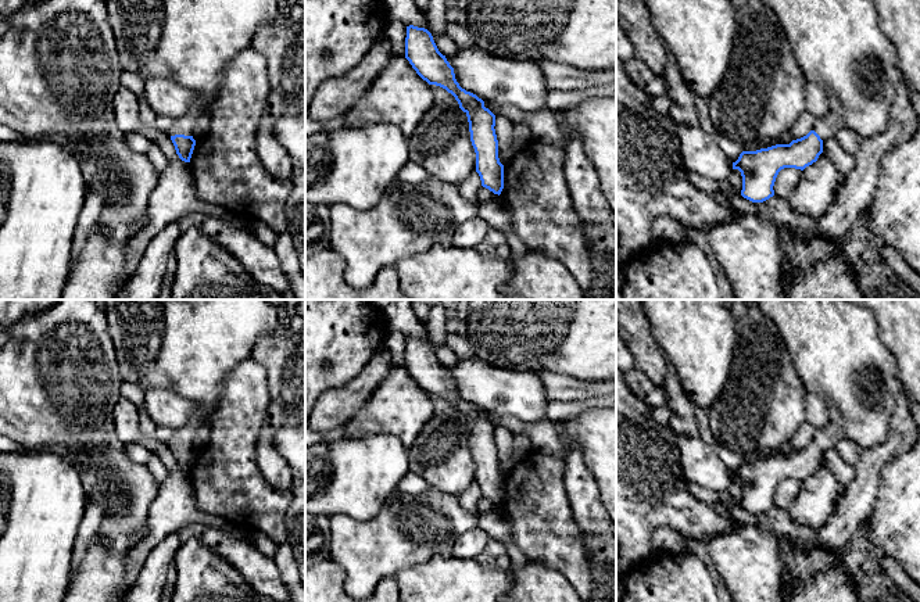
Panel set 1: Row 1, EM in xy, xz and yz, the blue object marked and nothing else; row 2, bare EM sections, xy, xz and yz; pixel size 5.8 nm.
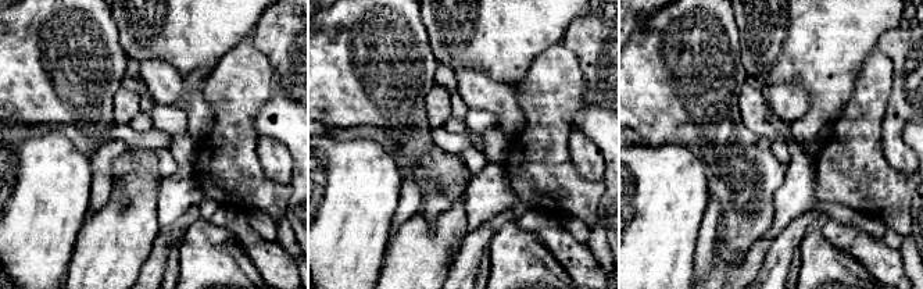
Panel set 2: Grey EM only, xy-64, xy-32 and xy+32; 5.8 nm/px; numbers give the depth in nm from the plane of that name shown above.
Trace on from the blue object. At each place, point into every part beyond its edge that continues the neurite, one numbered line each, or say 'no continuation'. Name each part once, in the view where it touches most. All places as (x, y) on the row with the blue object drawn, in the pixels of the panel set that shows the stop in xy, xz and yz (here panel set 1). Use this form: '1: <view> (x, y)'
1: xy (190, 42)

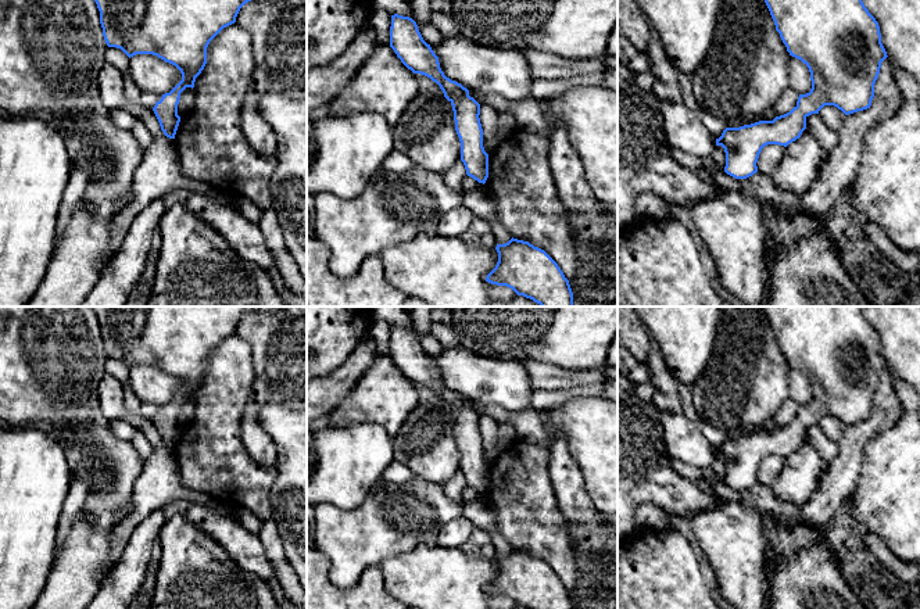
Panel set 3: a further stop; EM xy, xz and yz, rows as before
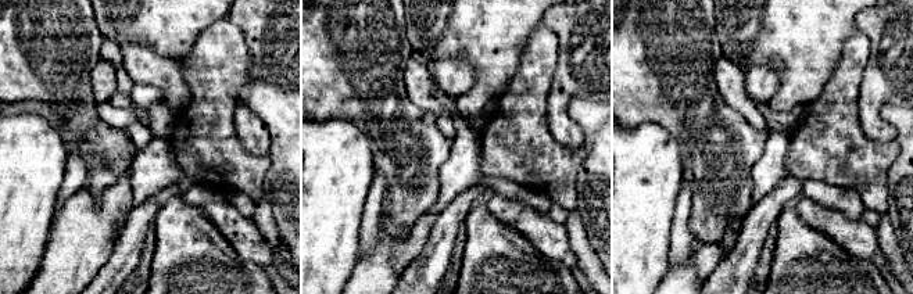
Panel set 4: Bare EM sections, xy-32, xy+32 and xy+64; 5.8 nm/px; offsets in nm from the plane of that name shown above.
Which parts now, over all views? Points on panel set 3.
no continuation

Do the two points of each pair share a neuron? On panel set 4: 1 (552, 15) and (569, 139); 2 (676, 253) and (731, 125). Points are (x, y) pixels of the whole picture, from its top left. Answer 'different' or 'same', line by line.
1: same
2: different

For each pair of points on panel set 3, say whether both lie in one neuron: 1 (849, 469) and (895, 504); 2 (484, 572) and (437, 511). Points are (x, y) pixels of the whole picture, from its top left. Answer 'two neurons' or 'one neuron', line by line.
1: two neurons
2: two neurons

